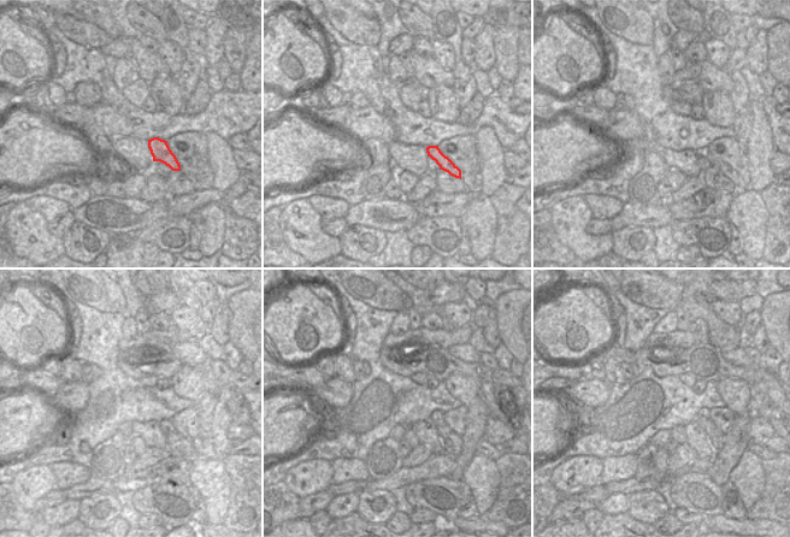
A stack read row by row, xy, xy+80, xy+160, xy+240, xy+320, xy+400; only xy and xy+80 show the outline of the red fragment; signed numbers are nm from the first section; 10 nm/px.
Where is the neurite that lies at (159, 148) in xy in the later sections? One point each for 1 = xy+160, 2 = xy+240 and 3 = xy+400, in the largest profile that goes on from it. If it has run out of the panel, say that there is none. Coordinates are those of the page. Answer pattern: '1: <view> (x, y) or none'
1: xy+160 (726, 170)
2: xy+240 (204, 448)
3: xy+400 (759, 450)

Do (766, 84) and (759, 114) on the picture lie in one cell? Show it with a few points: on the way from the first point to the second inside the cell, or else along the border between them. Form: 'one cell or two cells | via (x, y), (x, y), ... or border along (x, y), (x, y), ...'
two cells | border along (752, 98), (758, 98), (761, 101), (770, 130)

